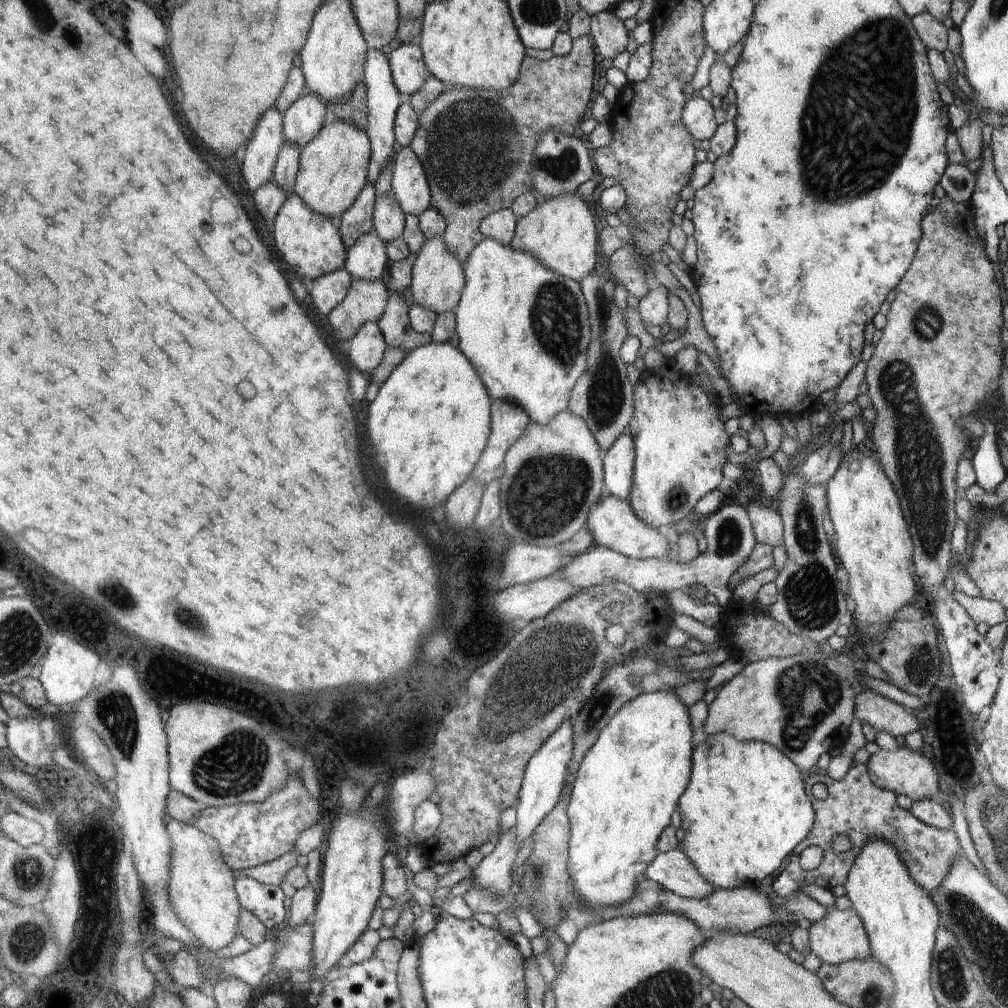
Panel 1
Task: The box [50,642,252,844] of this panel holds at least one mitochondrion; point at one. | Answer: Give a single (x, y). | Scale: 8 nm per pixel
(112, 714)

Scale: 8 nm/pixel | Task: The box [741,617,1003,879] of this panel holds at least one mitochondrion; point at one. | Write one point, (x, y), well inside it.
(809, 693)

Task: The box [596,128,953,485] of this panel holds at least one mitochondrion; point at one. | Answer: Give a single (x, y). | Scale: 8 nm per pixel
(924, 310)

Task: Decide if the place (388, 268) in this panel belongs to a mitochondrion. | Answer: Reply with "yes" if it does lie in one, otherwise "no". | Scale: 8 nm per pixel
no

